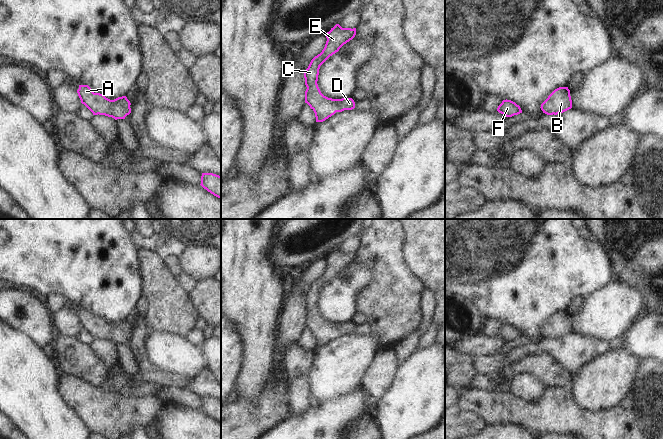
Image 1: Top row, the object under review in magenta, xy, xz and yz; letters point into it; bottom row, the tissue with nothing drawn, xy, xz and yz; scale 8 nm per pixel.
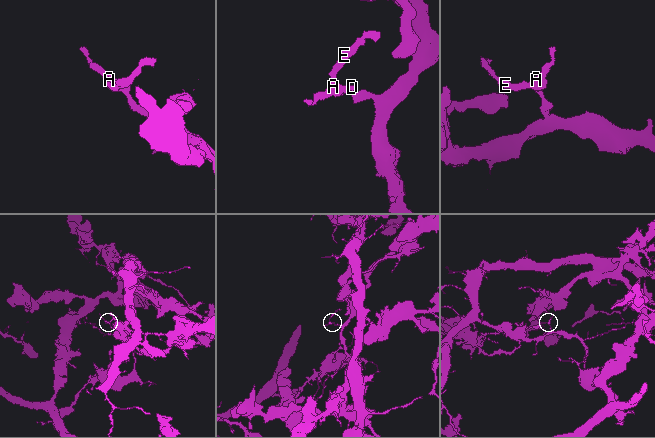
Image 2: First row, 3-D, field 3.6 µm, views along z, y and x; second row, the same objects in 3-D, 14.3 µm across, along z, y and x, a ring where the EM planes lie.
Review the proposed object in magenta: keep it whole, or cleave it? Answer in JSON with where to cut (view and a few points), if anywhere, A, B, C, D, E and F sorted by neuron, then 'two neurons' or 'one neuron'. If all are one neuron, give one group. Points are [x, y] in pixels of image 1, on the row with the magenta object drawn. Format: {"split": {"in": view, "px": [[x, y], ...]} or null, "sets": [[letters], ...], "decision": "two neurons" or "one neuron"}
{"split": null, "sets": [["A", "B", "C", "D", "E", "F"]], "decision": "one neuron"}

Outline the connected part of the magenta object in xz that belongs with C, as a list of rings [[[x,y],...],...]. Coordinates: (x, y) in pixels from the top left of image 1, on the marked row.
[[[336,24],[327,32],[327,41],[320,54],[315,56],[304,71],[305,103],[314,111],[316,122],[323,122],[336,112],[352,110],[355,102],[352,98],[332,99],[324,96],[317,84],[320,66],[339,49],[352,40],[356,35],[356,28],[342,28]]]

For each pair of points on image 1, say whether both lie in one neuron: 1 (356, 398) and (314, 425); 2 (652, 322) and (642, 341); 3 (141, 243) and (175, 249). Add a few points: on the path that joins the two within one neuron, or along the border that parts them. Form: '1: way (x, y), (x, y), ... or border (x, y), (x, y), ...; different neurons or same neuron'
1: way (346, 408), (332, 416), (324, 424); same neuron
2: way (652, 327), (652, 331), (647, 336); same neuron
3: way (149, 243), (167, 244); same neuron

